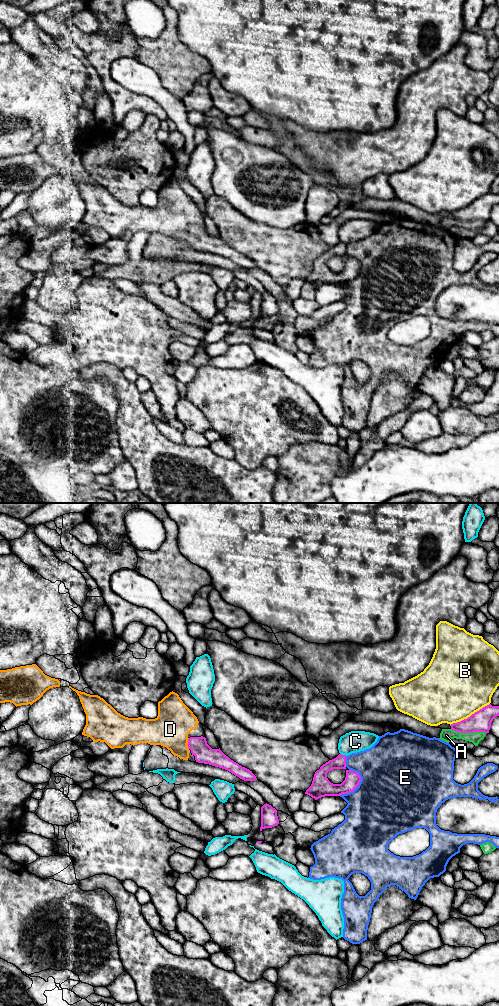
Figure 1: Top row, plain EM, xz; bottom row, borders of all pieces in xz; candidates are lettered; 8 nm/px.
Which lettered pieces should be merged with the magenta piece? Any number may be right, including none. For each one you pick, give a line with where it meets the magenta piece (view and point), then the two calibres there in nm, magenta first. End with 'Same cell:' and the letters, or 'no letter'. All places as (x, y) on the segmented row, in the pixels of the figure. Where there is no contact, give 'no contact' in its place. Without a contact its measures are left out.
D: contact xz (188, 743); calibres 150 and 300 nm
Same cell: D

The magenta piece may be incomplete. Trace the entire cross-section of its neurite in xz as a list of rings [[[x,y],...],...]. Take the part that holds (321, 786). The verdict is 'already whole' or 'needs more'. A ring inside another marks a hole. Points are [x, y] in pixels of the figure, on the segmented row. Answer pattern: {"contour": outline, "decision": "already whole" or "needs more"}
{"contour": [[[339,754],[336,758],[323,764],[314,774],[311,786],[305,794],[315,800],[325,796],[340,796],[353,792],[359,785],[359,773],[346,769],[346,755]],[[333,769],[345,769],[346,777],[341,784],[333,784],[327,778],[327,773]]], "decision": "already whole"}

